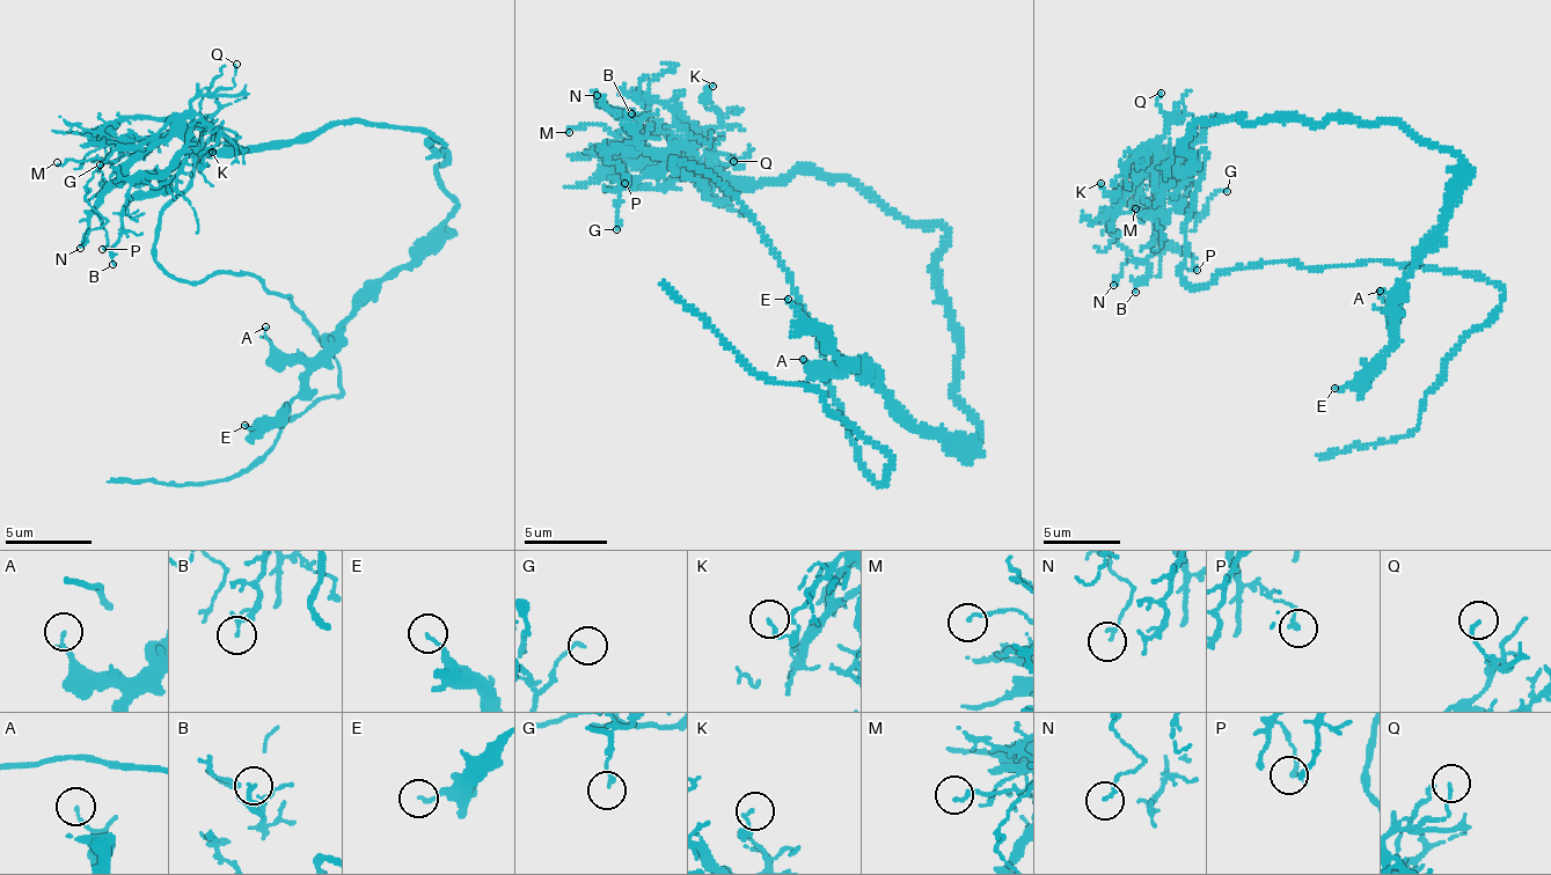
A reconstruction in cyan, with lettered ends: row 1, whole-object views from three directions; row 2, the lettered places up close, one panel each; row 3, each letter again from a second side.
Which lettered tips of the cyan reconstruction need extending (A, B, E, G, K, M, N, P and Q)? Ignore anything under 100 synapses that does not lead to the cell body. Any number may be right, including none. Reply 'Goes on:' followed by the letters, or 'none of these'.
Goes on: none of these

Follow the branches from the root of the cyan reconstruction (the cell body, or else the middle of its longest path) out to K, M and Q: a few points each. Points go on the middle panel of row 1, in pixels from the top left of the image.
K: (701, 186), (703, 195), (706, 184), (688, 153), (719, 122), (708, 102), (706, 105), (712, 86)
M: (701, 186), (703, 195), (706, 184), (677, 159), (652, 162), (631, 157), (601, 124), (580, 124), (569, 132)
Q: (701, 186), (703, 195), (706, 184), (688, 156), (692, 153), (703, 169), (719, 169), (734, 156), (733, 161)

